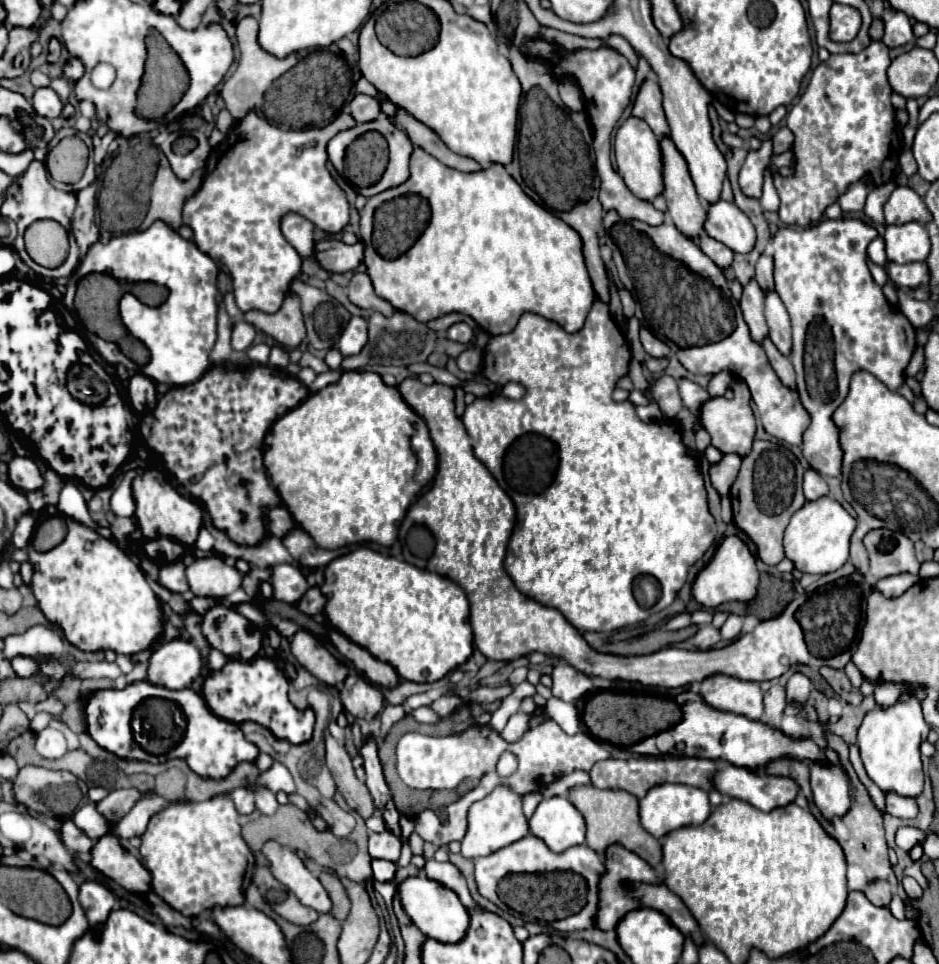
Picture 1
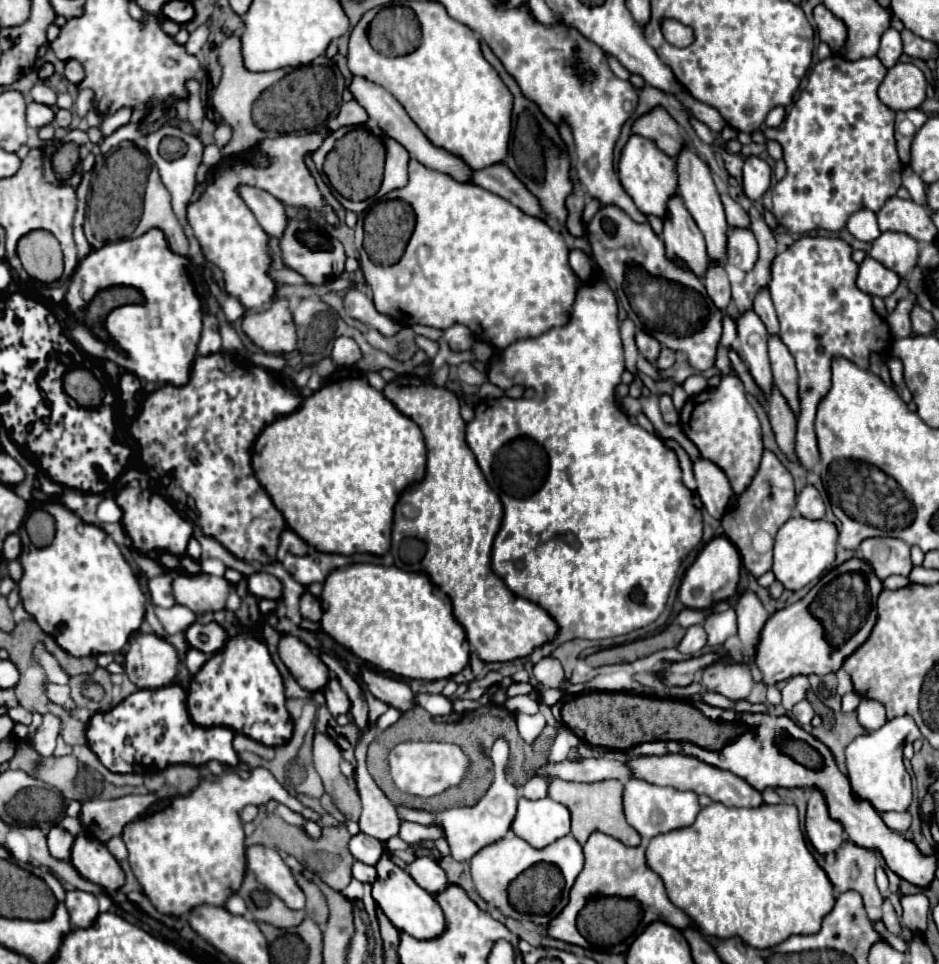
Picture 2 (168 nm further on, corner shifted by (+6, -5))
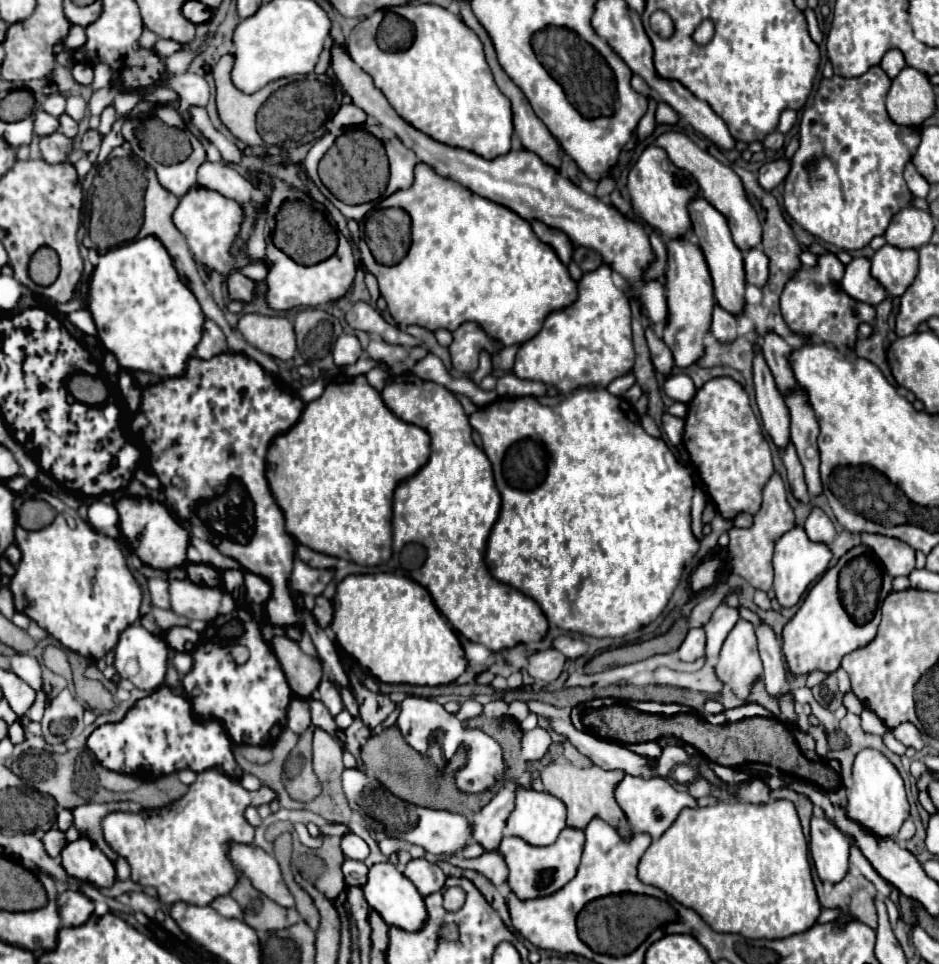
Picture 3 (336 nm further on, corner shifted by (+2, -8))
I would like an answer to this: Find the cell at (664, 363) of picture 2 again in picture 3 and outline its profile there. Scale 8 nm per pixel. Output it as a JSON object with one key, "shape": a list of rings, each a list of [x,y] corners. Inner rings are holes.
{"shape":[[[683,238],[671,240],[667,246],[669,260],[667,260],[667,276],[665,276],[665,290],[667,290],[667,324],[663,342],[671,348],[675,366],[687,368],[695,364],[705,354],[705,332],[711,328],[711,314],[715,306],[713,298],[713,282],[709,268],[705,264],[703,252],[697,244],[691,244]]]}

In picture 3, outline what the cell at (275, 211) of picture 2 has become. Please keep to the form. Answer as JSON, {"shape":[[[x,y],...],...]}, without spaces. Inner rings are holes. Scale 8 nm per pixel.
{"shape":[[[203,162],[197,170],[197,186],[215,190],[225,198],[243,202],[255,202],[257,208],[265,202],[265,192],[241,176],[233,166],[223,162]]]}

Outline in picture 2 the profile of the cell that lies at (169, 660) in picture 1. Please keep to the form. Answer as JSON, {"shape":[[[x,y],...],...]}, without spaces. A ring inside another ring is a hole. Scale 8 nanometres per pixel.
{"shape":[[[137,631],[131,635],[123,667],[139,689],[161,689],[175,683],[179,655],[171,643],[155,633]]]}

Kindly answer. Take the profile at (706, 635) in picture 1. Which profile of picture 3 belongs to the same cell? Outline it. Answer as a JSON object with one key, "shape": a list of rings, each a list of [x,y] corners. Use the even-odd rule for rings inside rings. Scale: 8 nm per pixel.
{"shape":[[[691,628],[687,638],[683,640],[683,644],[677,650],[679,660],[683,662],[695,662],[697,658],[705,656],[705,632],[703,628]]]}

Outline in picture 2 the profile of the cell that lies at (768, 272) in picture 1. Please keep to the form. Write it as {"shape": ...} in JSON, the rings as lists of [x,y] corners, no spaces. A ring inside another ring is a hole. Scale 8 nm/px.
{"shape":[[[761,287],[757,291],[755,301],[753,301],[753,309],[761,317],[761,321],[765,323],[769,333],[777,333],[779,331],[779,321],[777,321],[777,315],[775,315],[775,309],[773,309],[773,301],[769,297],[767,287]]]}

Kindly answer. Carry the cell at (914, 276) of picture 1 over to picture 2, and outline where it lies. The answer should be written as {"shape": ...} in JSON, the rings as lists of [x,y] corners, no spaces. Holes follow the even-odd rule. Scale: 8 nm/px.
{"shape":[[[867,257],[861,265],[859,265],[859,275],[857,275],[857,287],[869,295],[879,295],[879,297],[887,297],[889,293],[893,293],[899,285],[899,277],[897,273],[893,273],[891,269],[885,269],[885,265],[881,265],[879,261],[875,261],[873,257]]]}

